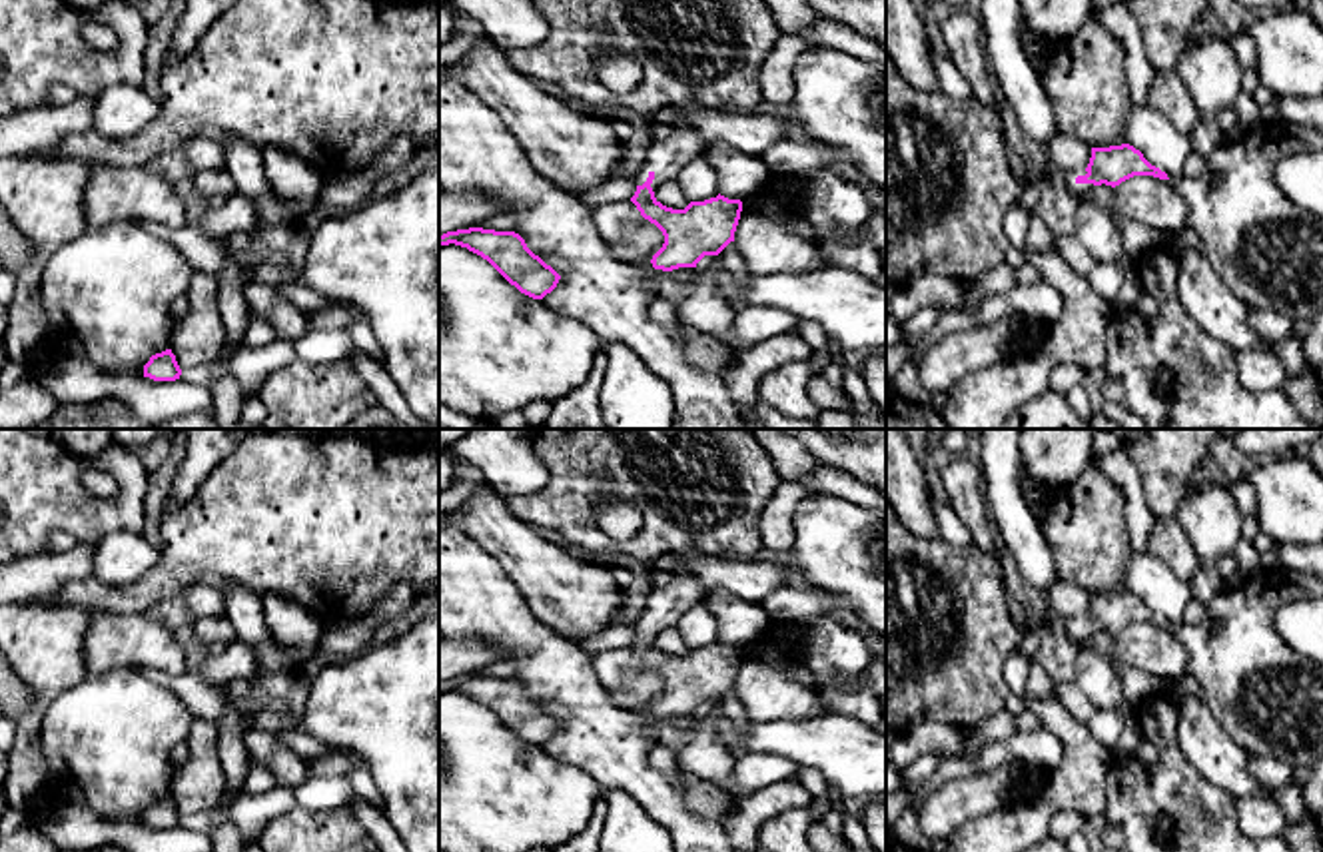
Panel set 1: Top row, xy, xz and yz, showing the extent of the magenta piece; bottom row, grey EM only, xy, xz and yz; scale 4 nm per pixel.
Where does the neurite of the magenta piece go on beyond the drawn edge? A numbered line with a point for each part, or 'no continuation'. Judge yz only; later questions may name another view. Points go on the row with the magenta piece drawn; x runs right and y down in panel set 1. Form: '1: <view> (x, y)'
1: yz (1060, 178)

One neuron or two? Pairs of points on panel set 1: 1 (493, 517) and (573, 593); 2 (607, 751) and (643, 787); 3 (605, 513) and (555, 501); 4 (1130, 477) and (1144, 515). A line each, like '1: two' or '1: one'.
1: one
2: one
3: two
4: one

